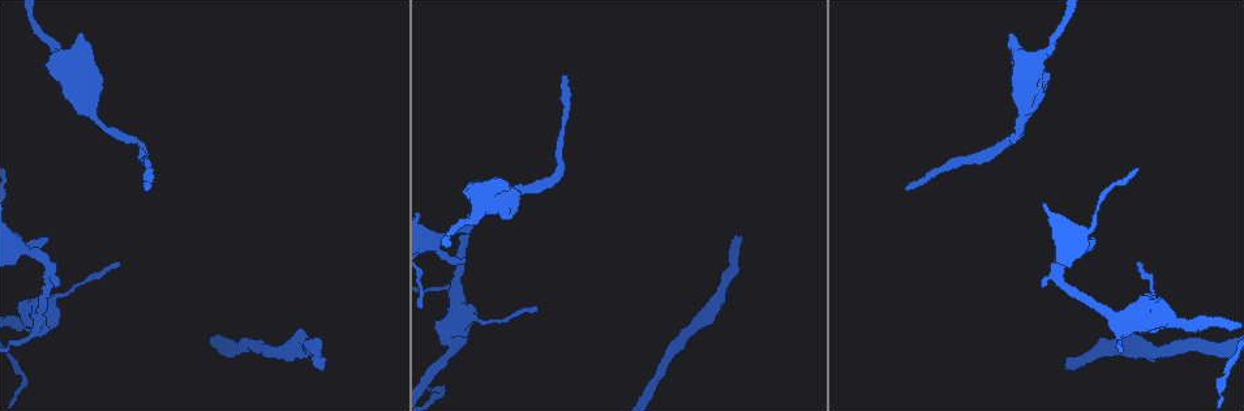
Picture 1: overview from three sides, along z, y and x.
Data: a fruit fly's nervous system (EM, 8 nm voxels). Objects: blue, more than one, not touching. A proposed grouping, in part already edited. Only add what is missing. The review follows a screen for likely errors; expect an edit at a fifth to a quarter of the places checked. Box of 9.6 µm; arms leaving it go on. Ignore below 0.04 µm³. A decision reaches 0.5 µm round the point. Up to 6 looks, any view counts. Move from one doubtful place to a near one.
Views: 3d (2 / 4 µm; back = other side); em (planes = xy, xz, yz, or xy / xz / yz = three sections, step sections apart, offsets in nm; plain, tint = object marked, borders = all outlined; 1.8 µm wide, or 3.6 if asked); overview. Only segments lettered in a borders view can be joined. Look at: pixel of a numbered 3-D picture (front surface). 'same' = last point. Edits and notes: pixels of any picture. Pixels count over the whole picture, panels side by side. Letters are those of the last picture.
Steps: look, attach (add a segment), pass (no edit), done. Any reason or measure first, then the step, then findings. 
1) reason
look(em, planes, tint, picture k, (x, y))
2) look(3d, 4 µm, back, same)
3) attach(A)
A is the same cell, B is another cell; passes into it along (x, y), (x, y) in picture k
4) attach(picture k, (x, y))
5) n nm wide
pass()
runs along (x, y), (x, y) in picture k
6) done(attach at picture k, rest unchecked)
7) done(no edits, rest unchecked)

branch stops here
look(em, xz, step 4, borders, picture 1, (738, 236))

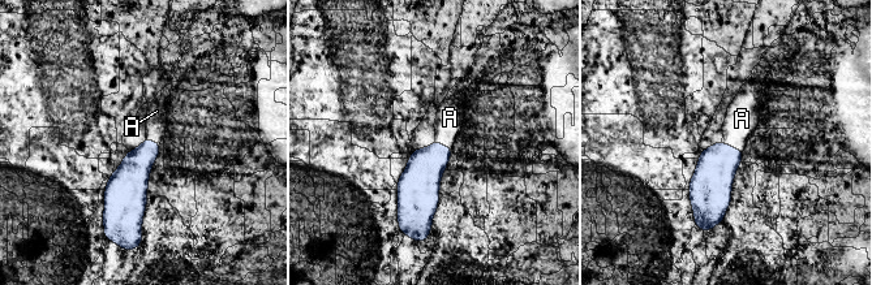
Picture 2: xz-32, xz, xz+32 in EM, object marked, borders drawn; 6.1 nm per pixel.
look(em, yz, step 8, borders, same)

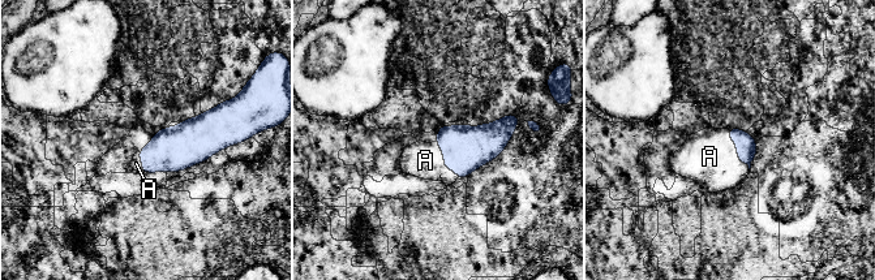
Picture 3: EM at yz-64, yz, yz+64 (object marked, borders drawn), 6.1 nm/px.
attach(picture 3, (710, 156))
A is the same cell; passes into it along (746, 145), (738, 151), (710, 156) in picture 3; it goes on there

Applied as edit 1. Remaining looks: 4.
redraw
look(overview)

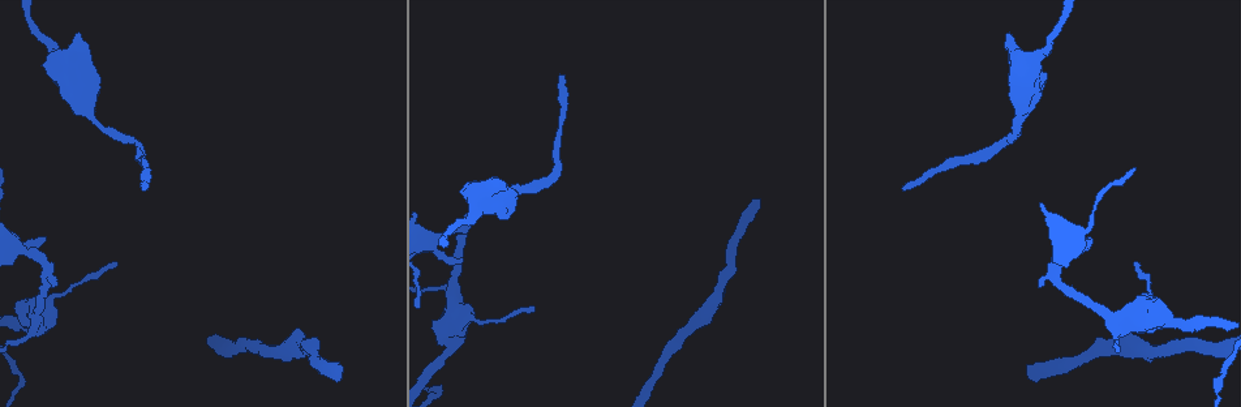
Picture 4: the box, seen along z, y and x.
look(em, xz, step 4, tint, picture 4, (79, 35))

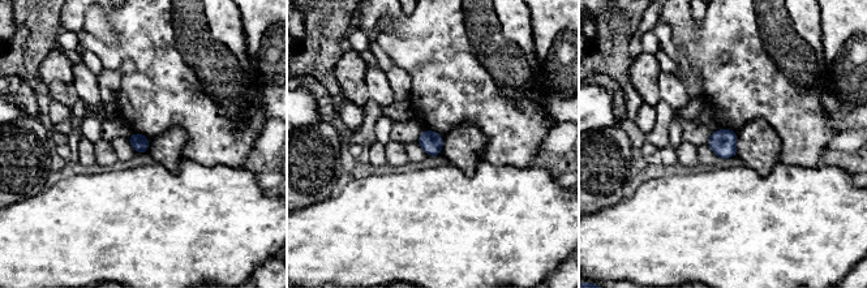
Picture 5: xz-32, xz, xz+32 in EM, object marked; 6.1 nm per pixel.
look(em, xz, step 4, borders, same)

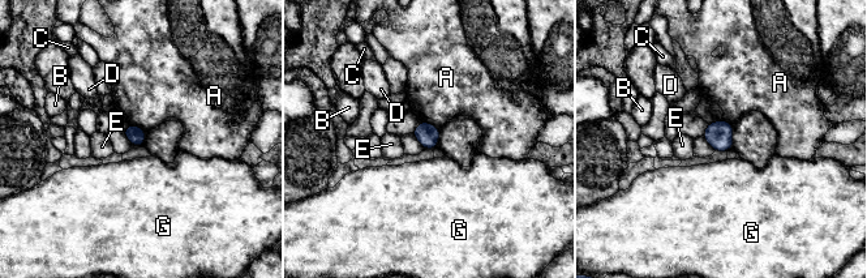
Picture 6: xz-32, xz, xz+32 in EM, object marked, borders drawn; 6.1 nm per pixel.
pass()
A, B, C, D, E and G are other cells; border along (421, 120), (438, 128) in picture 6; none of them fits

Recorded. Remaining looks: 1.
done(attach at picture 3, rest unchecked)

